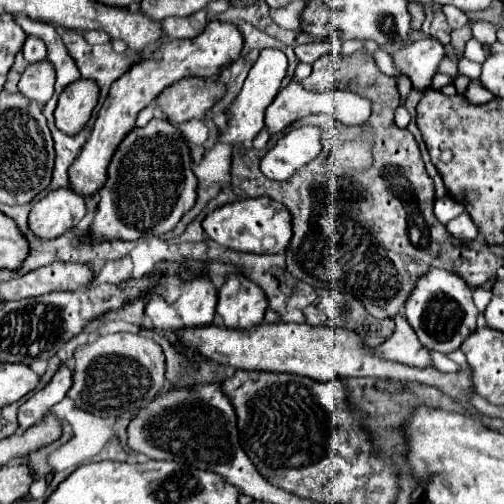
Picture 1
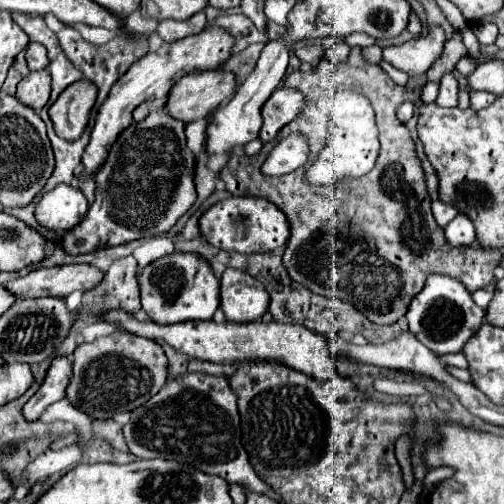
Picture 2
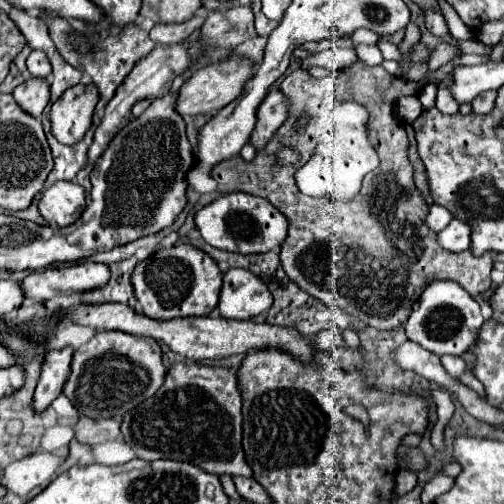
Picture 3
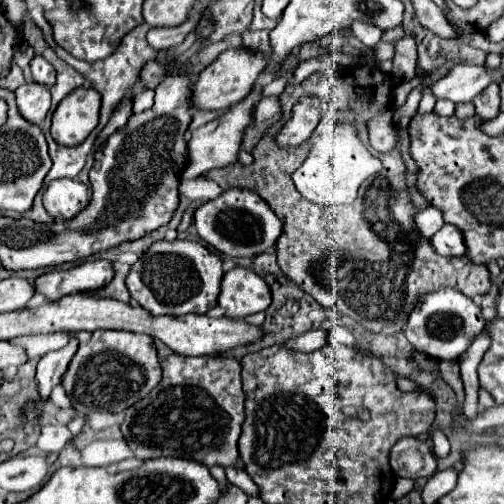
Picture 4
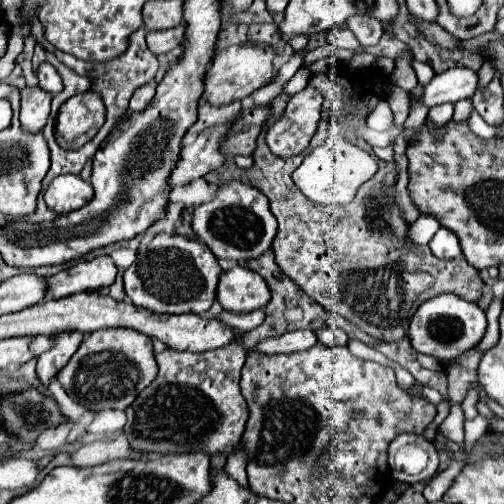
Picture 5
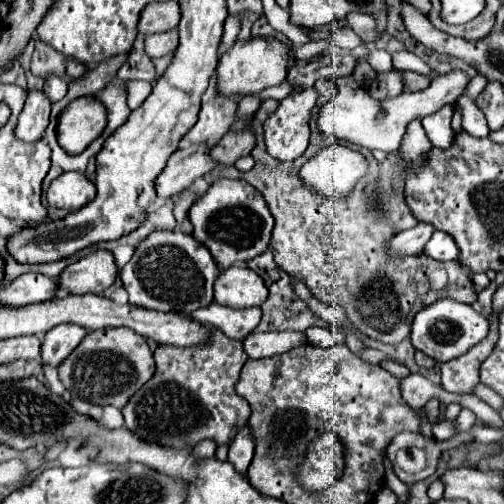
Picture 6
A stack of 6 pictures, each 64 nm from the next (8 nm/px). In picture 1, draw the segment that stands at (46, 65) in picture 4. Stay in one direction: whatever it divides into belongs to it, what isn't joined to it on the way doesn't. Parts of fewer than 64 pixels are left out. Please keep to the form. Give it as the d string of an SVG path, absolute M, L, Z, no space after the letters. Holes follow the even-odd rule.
M26 36L24 46L22 46L22 54L28 62L40 62L46 58L46 44L42 38L36 36Z

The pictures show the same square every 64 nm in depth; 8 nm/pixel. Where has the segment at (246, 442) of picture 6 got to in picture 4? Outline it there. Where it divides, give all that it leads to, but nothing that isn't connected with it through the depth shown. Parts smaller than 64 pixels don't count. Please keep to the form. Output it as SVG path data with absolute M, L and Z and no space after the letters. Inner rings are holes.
M226 468L226 476L228 482L234 484L236 488L240 488L242 492L246 492L248 496L260 496L260 490L256 488L256 484L250 480L250 476L244 470L236 470L236 468Z

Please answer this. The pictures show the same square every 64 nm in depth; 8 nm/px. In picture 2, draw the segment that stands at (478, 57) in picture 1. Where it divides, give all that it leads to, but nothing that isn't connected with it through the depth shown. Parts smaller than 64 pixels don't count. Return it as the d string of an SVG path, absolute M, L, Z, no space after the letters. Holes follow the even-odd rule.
M462 28L460 32L462 32L462 40L464 40L466 48L468 48L468 56L470 58L478 58L480 56L480 42L478 42L478 38L472 34L470 28Z

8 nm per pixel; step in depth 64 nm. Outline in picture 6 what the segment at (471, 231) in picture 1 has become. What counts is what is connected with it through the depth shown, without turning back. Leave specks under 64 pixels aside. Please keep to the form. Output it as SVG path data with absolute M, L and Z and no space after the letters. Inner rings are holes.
M434 232L432 238L428 240L428 244L424 246L424 254L432 256L434 260L440 260L440 262L456 260L460 256L456 242L446 232Z

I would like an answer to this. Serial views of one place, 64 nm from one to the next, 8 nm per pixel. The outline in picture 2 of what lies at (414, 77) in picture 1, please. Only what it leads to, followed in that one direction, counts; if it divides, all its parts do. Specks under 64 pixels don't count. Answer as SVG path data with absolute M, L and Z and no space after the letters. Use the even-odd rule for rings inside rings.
M430 28L430 34L418 40L410 40L402 46L384 48L384 60L394 68L406 72L408 76L424 76L432 64L440 58L444 50L444 32L442 28Z

